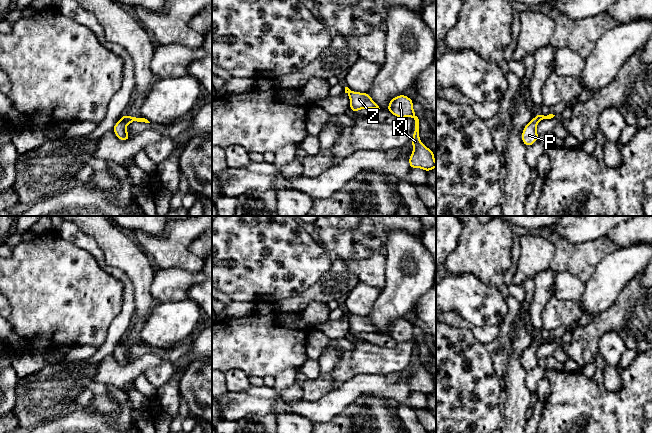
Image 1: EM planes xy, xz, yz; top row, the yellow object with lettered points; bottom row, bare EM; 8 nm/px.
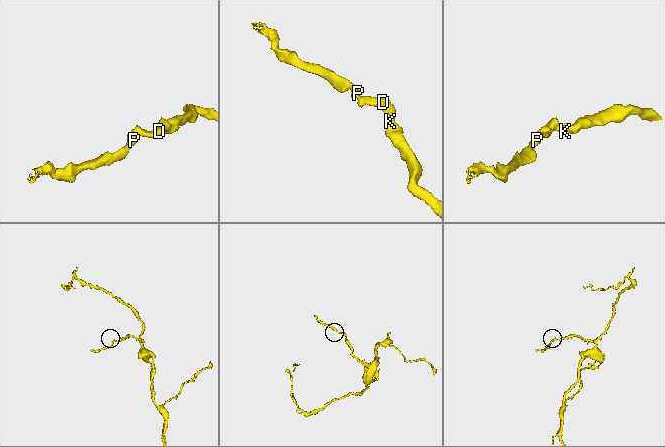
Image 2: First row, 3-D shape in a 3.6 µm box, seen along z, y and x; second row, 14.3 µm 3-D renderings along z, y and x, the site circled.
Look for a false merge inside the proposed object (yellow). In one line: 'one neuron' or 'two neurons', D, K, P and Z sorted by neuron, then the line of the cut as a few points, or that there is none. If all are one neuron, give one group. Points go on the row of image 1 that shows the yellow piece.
one neuron; D K P Z; no cut

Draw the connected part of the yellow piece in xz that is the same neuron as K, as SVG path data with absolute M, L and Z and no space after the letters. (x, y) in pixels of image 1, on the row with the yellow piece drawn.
M399 95L390 100L387 111L397 118L413 117L415 128L411 142L413 152L409 157L410 168L421 168L427 172L436 167L433 150L421 143L419 138L419 119L413 110L413 100L406 95Z

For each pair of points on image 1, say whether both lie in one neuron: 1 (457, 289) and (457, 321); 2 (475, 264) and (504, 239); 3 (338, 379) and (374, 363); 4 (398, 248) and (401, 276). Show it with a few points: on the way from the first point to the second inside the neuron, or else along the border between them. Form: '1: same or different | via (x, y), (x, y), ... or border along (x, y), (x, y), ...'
1: different | border along (446, 312), (456, 312), (477, 326)
2: same | via (482, 257), (497, 242)
3: same | via (347, 370), (354, 363), (365, 363)
4: same | via (401, 255), (401, 269)

